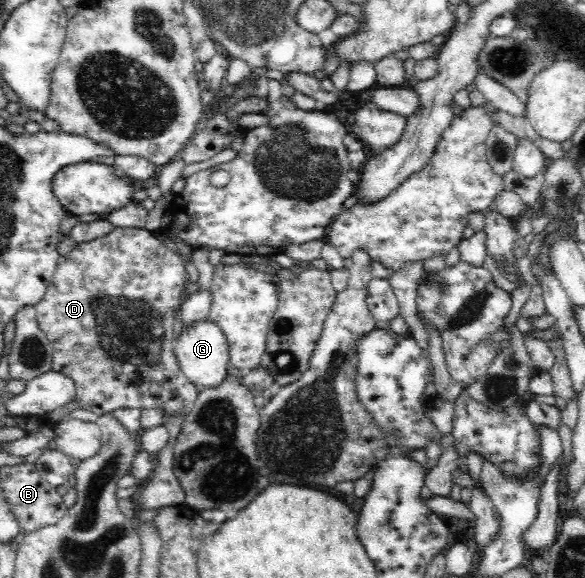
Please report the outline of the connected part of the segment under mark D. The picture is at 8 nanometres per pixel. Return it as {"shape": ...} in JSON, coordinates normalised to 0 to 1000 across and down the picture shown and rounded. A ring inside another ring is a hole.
{"shape":[[[197,393],[173,412],[152,419],[130,420],[126,431],[111,443],[99,446],[97,469],[80,497],[74,516],[58,529],[65,566],[77,576],[91,600],[87,638],[97,645],[111,647],[128,663],[130,683],[126,692],[137,706],[159,713],[168,721],[188,716],[207,706],[238,706],[241,711],[253,706],[272,706],[282,711],[282,727],[299,721],[325,706],[337,689],[340,671],[320,657],[316,645],[309,642],[297,611],[296,557],[299,545],[308,536],[316,510],[316,493],[321,488],[321,474],[313,448],[306,439],[279,424],[263,403],[244,394],[203,394]]]}

